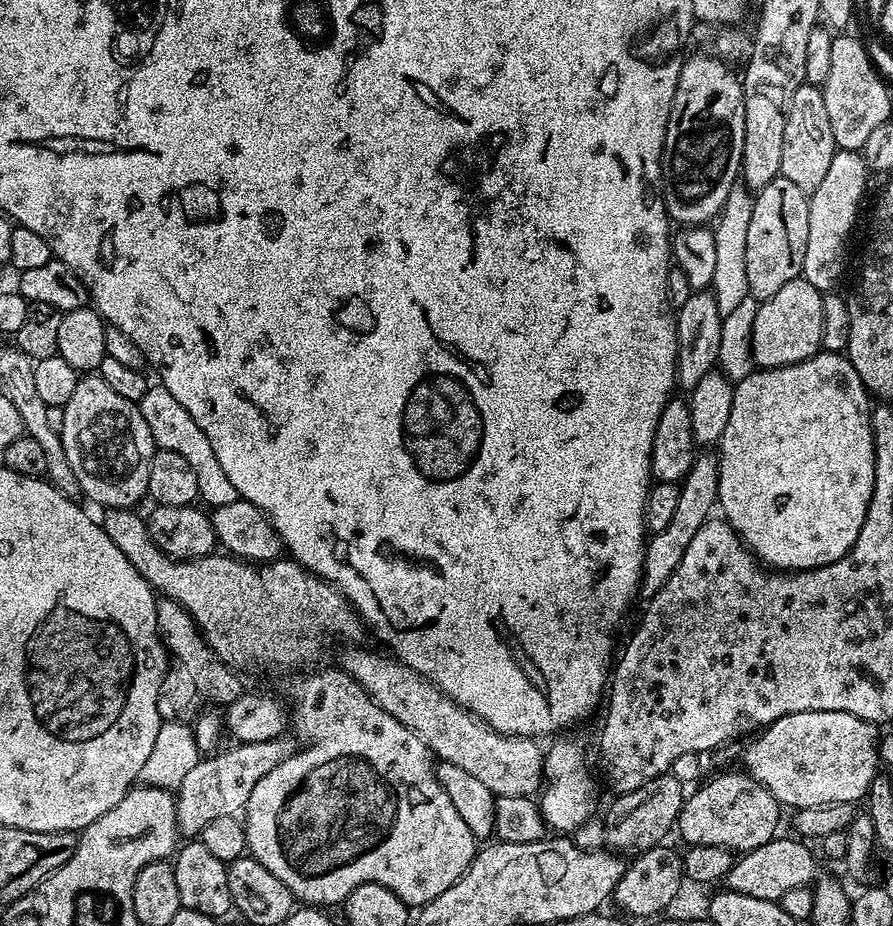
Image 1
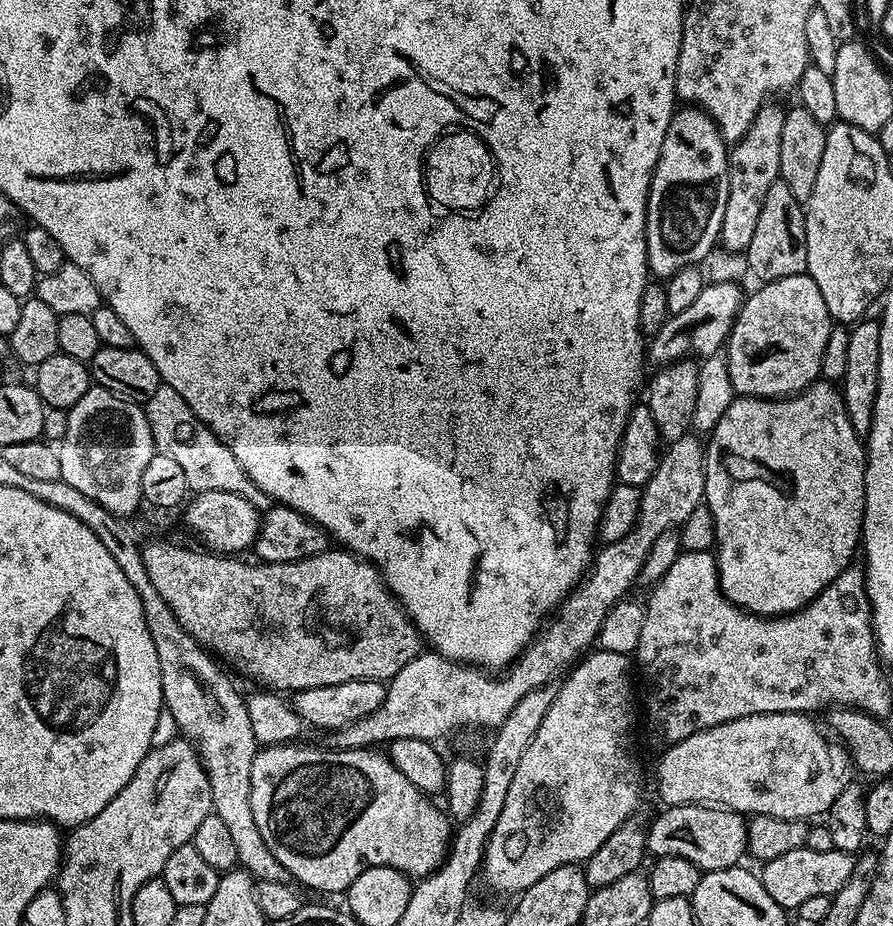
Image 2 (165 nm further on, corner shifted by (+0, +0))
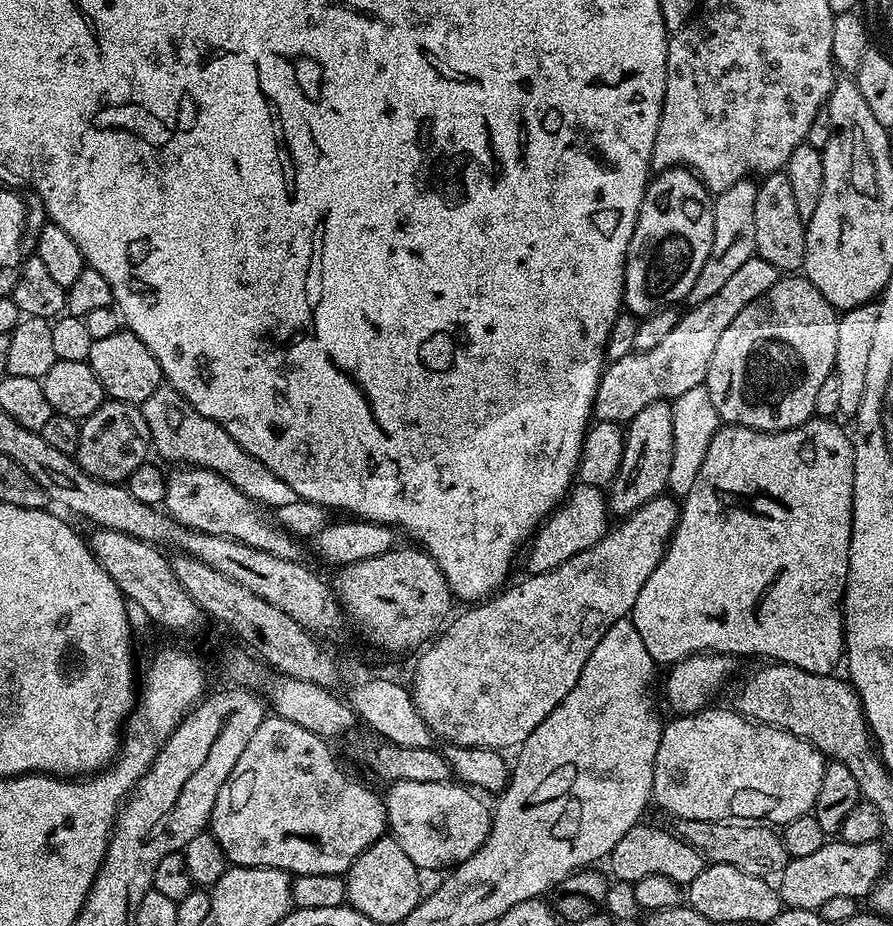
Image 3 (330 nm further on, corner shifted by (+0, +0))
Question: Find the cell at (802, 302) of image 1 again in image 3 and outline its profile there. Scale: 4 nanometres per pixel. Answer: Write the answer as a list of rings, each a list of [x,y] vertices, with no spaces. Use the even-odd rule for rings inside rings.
[[[788,274],[779,280],[766,294],[762,294],[750,306],[746,306],[726,326],[726,334],[718,341],[718,350],[714,350],[714,358],[710,358],[710,370],[706,387],[710,394],[710,402],[714,402],[714,410],[720,416],[725,425],[735,426],[737,428],[753,428],[759,432],[781,432],[802,426],[807,420],[813,419],[814,416],[814,398],[818,395],[818,389],[821,388],[822,382],[834,374],[836,366],[836,351],[838,350],[838,312],[833,308],[831,302],[827,301],[823,294],[815,288],[811,282],[800,274]]]

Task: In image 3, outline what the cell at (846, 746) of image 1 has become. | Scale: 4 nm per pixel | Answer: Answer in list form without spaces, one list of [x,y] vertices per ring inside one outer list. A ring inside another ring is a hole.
[[[709,706],[691,714],[677,715],[672,718],[676,720],[663,725],[658,754],[652,763],[652,800],[660,803],[672,818],[681,820],[763,822],[768,826],[783,826],[794,818],[809,815],[816,807],[818,790],[822,787],[824,753],[785,728],[757,724],[725,708]]]

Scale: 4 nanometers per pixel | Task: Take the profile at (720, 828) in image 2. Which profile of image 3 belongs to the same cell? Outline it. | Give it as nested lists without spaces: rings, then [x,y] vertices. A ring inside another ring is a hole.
[[[647,822],[635,824],[630,831],[622,834],[622,842],[614,846],[614,850],[606,858],[606,865],[612,871],[613,881],[636,884],[642,878],[650,878],[652,874],[662,874],[681,886],[687,886],[702,874],[706,860],[698,849],[690,846],[685,840],[671,831],[663,832],[660,828],[651,828]]]

